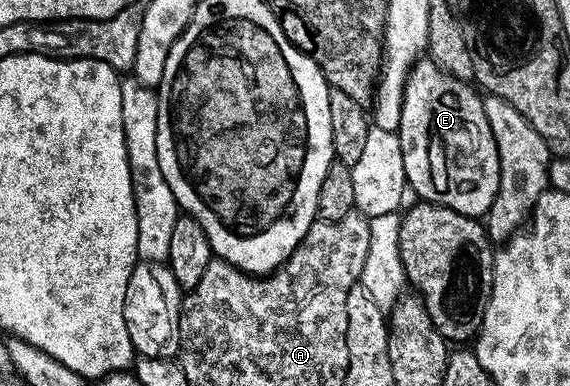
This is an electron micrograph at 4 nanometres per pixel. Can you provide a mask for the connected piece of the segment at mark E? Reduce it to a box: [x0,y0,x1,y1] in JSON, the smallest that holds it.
[397,57,501,217]

